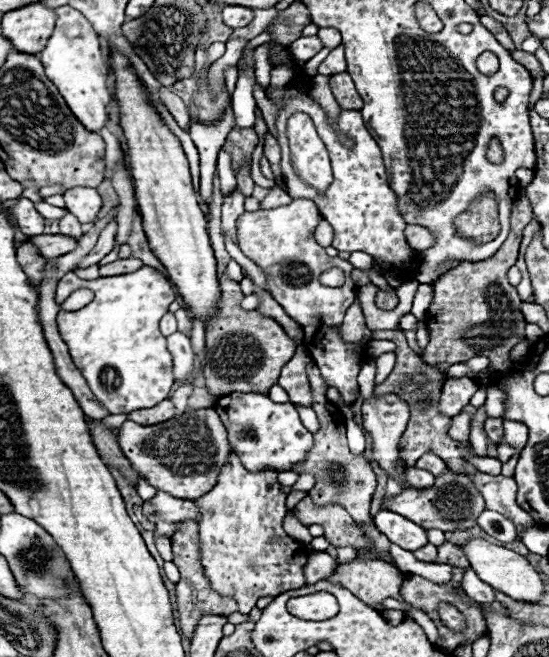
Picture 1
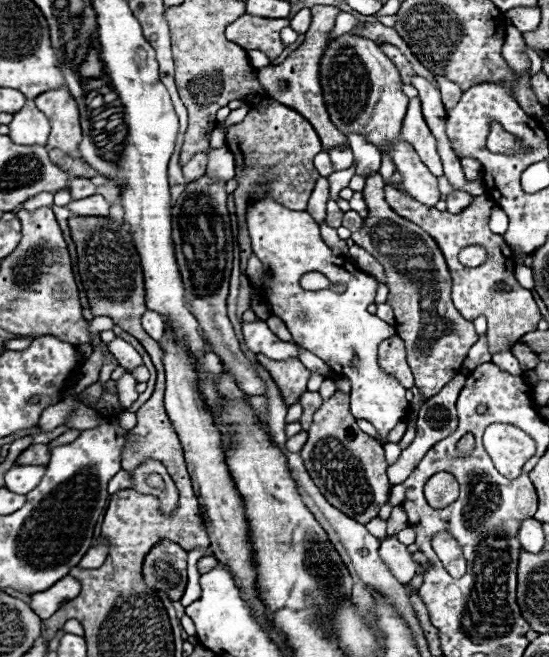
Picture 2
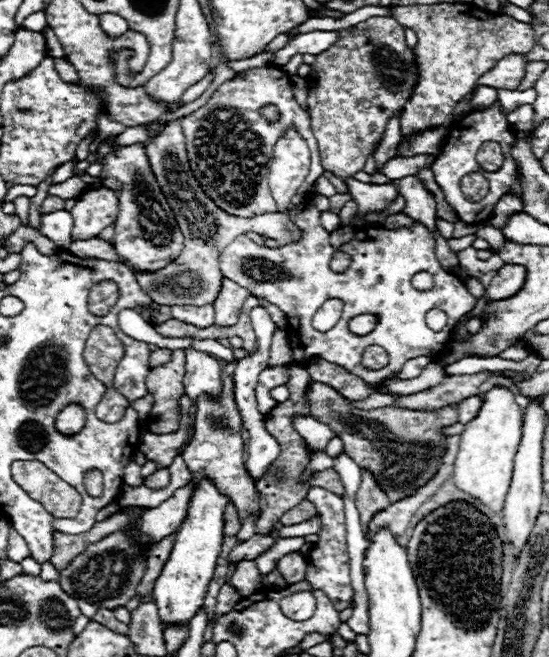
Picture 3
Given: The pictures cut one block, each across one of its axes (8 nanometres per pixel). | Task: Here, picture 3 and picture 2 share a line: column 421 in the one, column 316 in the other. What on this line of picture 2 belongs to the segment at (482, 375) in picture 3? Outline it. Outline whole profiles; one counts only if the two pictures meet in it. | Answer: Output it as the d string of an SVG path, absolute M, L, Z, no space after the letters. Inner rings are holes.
M304 392L304 394L302 394L302 398L300 398L300 404L302 404L302 408L304 408L304 414L302 414L302 418L300 418L302 430L308 430L308 428L310 428L312 416L314 416L316 408L320 408L322 402L324 402L324 400L320 398L318 392Z

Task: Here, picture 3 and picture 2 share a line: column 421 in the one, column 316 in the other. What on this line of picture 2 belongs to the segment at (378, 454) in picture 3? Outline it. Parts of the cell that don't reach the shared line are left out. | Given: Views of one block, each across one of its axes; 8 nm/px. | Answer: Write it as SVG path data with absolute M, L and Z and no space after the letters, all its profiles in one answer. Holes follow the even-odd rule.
M336 392L320 406L320 410L316 410L314 422L308 430L308 440L300 450L300 458L324 498L332 506L346 512L346 516L352 516L354 520L360 520L360 524L366 524L378 516L380 508L388 500L388 462L384 458L382 444L358 428L356 418L350 414L348 406L350 398Z

